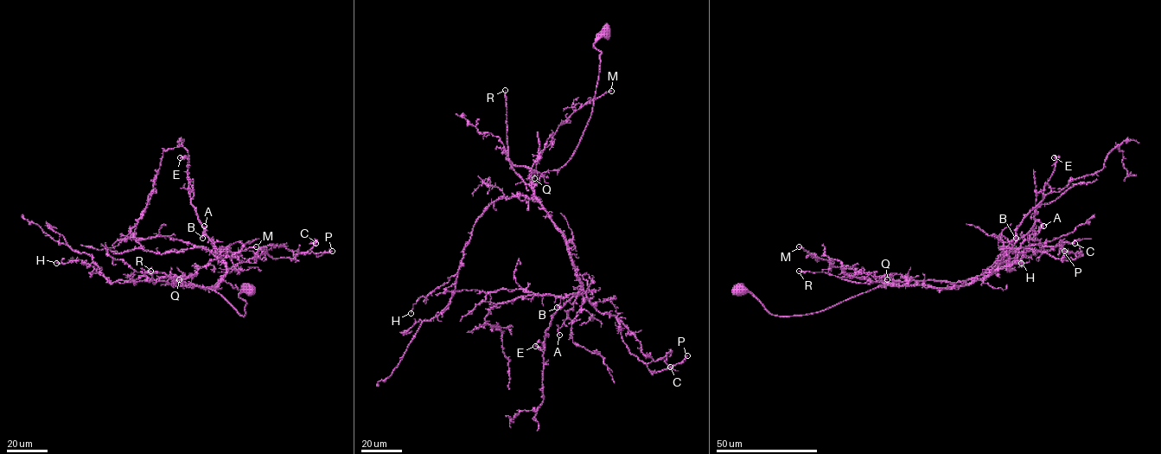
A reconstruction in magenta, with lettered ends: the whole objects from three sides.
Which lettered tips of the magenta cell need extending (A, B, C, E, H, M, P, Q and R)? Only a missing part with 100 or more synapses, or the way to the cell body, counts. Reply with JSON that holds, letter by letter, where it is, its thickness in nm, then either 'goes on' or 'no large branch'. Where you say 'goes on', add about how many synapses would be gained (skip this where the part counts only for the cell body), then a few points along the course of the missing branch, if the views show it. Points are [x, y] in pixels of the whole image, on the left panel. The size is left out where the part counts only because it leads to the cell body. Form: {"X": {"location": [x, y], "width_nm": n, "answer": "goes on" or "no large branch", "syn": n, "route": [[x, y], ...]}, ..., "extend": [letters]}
{"A": {"location": [204, 226], "width_nm": 160, "answer": "no large branch"}, "B": {"location": [202, 238], "width_nm": 110, "answer": "no large branch"}, "C": {"location": [315, 243], "width_nm": 160, "answer": "no large branch"}, "E": {"location": [180, 157], "width_nm": 200, "answer": "no large branch"}, "H": {"location": [56, 263], "width_nm": 140, "answer": "no large branch"}, "M": {"location": [256, 246], "width_nm": 160, "answer": "no large branch"}, "P": {"location": [332, 251], "width_nm": 120, "answer": "no large branch"}, "Q": {"location": [179, 279], "width_nm": 90, "answer": "no large branch"}, "R": {"location": [150, 271], "width_nm": 170, "answer": "goes on", "syn": 150, "route": [[150, 271], [133, 99], [113, 69], [43, 27], [91, 25], [81, 5]]}, "extend": ["R"]}

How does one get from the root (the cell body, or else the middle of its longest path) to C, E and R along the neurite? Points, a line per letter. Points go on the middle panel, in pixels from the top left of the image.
C: (604, 33), (594, 45), (599, 77), (583, 132), (534, 196), (589, 302), (654, 361), (668, 353), (670, 367)
E: (604, 33), (594, 45), (599, 77), (577, 146), (534, 187), (581, 286), (553, 314), (543, 349), (535, 346)
R: (604, 33), (594, 45), (599, 77), (577, 146), (536, 184), (509, 161), (505, 90)

